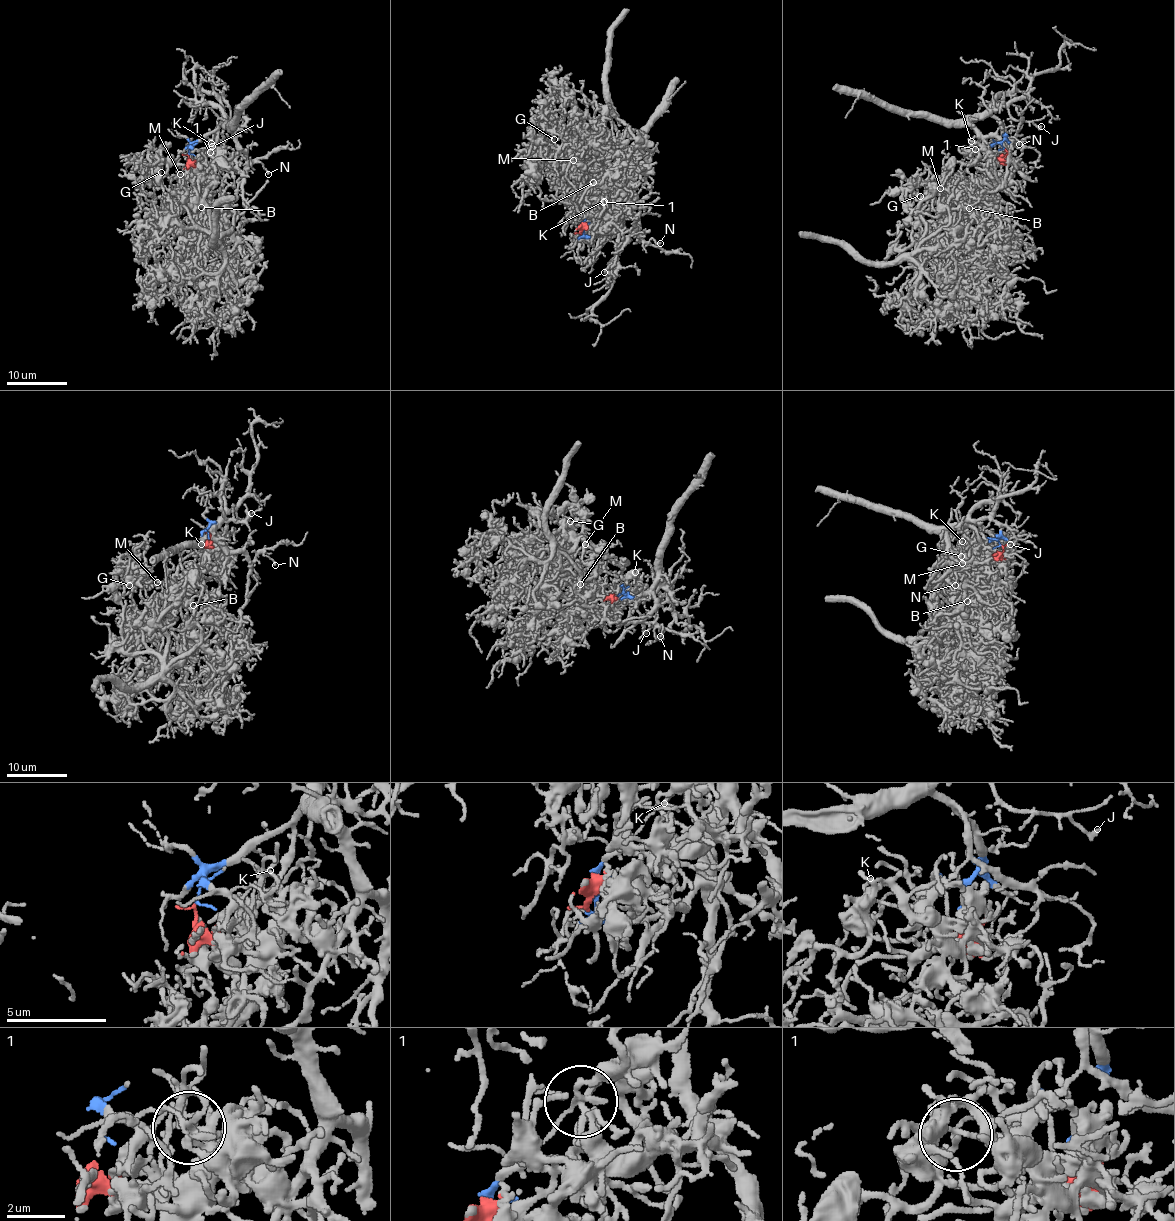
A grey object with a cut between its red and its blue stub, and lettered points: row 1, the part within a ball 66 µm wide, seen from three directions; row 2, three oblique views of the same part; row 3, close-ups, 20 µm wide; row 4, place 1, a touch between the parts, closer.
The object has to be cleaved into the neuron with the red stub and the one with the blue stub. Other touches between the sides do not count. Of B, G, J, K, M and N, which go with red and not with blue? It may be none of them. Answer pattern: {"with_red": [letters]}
{"with_red": ["B", "G", "K", "M"]}

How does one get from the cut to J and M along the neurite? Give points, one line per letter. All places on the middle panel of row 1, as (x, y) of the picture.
J: (580, 231), (598, 237), (614, 227), (617, 231), (612, 264), (605, 272)
M: (580, 233), (595, 226), (599, 215), (563, 182), (571, 152), (573, 168), (573, 160)

